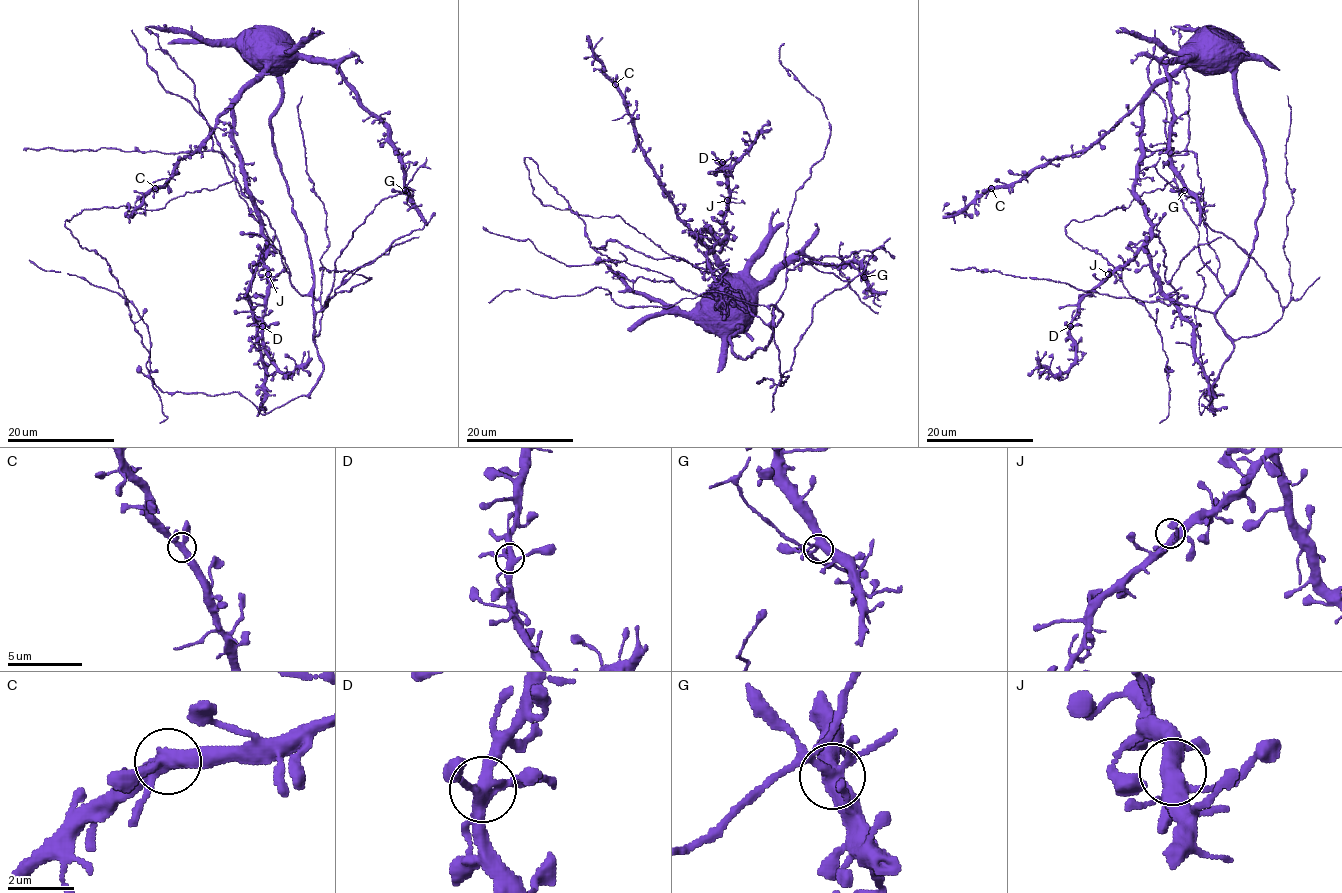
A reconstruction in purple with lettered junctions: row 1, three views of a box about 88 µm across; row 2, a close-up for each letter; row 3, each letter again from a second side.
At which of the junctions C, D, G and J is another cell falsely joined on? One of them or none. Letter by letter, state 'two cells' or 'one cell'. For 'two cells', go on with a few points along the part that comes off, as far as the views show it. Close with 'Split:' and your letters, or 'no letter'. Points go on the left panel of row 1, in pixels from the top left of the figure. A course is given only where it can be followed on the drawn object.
C: one cell
D: one cell
G: one cell
J: one cell
Split: no letter

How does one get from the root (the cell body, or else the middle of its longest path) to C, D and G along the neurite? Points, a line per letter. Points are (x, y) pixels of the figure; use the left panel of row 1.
C: (264, 48), (271, 45), (277, 59), (218, 118), (218, 123), (201, 145), (179, 161), (169, 180), (155, 188)
D: (264, 48), (271, 45), (277, 59), (233, 107), (233, 146), (267, 248), (269, 295), (263, 326)
G: (264, 48), (289, 44), (339, 71), (387, 130), (405, 190)

